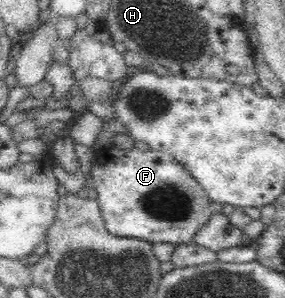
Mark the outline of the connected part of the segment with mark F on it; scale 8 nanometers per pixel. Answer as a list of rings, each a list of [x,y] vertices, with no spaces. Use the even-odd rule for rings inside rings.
[[[114,147],[101,150],[89,177],[94,180],[97,204],[105,228],[116,237],[131,237],[152,244],[189,244],[194,242],[199,229],[208,223],[213,214],[213,205],[204,188],[194,176],[167,153],[137,148],[121,151]]]

